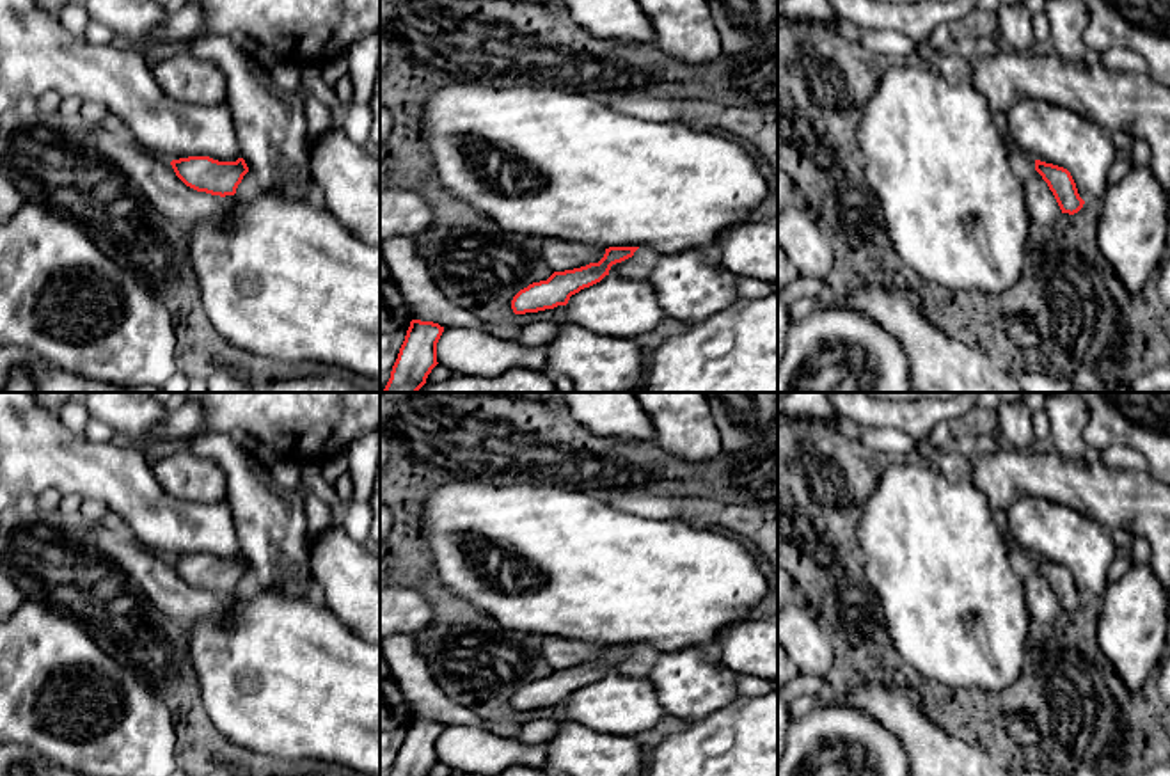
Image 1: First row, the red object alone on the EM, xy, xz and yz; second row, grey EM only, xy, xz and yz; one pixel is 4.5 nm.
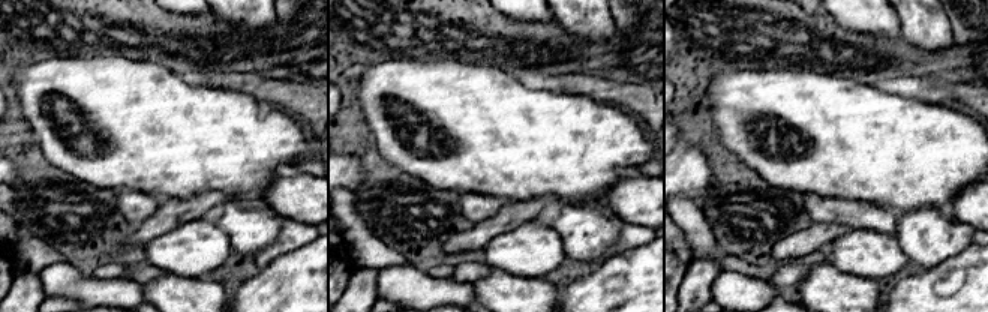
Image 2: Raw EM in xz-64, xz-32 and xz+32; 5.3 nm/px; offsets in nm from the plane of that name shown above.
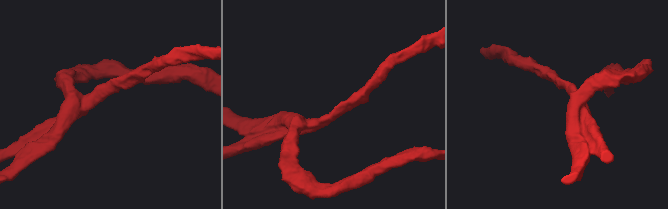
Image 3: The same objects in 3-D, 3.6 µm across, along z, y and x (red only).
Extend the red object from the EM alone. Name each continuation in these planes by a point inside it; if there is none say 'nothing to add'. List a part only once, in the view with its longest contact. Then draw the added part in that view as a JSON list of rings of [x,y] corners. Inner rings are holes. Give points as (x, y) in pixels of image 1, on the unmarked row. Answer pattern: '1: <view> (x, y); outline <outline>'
nothing to add

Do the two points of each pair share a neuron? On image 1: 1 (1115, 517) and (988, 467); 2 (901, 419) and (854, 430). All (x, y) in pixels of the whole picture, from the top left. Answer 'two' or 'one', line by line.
1: one
2: two

